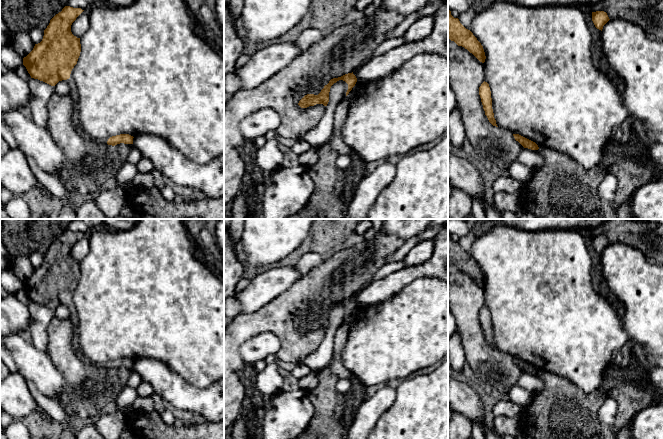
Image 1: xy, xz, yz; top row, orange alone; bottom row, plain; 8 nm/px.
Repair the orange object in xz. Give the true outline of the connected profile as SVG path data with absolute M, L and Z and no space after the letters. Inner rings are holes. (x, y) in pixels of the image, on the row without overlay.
M352 297L345 298L338 302L333 302L329 305L327 309L324 310L324 312L321 314L321 316L318 319L314 318L307 318L305 319L298 327L298 329L301 332L307 332L309 330L314 330L316 328L323 328L324 330L327 330L329 326L329 316L331 310L336 307L339 304L343 304L348 308L348 314L346 316L346 320L349 318L349 316L352 314L352 312L355 310L357 306L356 300Z

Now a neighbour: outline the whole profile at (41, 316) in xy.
M30 302L28 310L31 316L31 324L28 328L33 346L41 352L48 352L47 326L55 317L54 310L51 310L38 303Z

